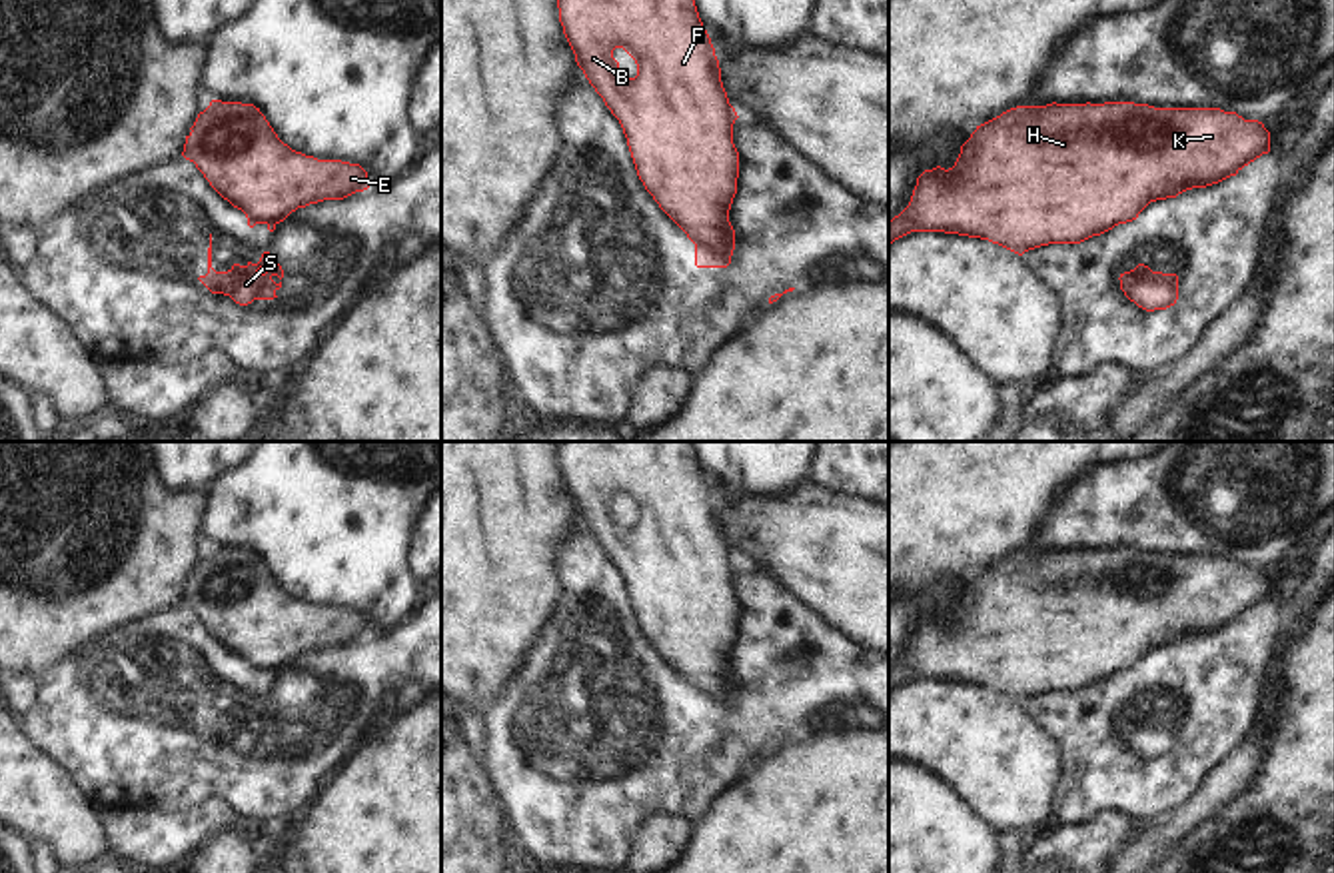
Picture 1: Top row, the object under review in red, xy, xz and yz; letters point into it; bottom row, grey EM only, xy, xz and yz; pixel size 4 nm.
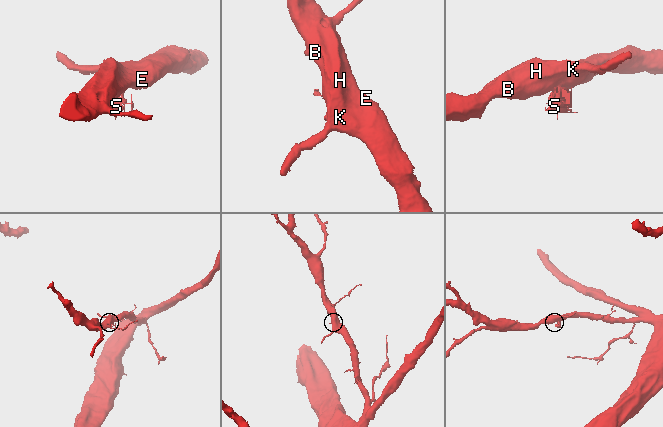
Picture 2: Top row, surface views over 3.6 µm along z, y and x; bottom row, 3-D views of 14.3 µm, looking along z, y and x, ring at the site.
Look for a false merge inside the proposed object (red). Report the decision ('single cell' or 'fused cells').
fused cells

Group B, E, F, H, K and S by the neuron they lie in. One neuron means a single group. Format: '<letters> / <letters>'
B E F H K / S

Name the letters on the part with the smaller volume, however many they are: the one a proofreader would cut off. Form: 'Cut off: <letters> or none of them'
Cut off: S.

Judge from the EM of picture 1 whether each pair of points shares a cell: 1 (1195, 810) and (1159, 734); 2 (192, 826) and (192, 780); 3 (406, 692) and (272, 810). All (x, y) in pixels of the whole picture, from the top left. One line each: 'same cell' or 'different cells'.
1: different cells
2: different cells
3: different cells

